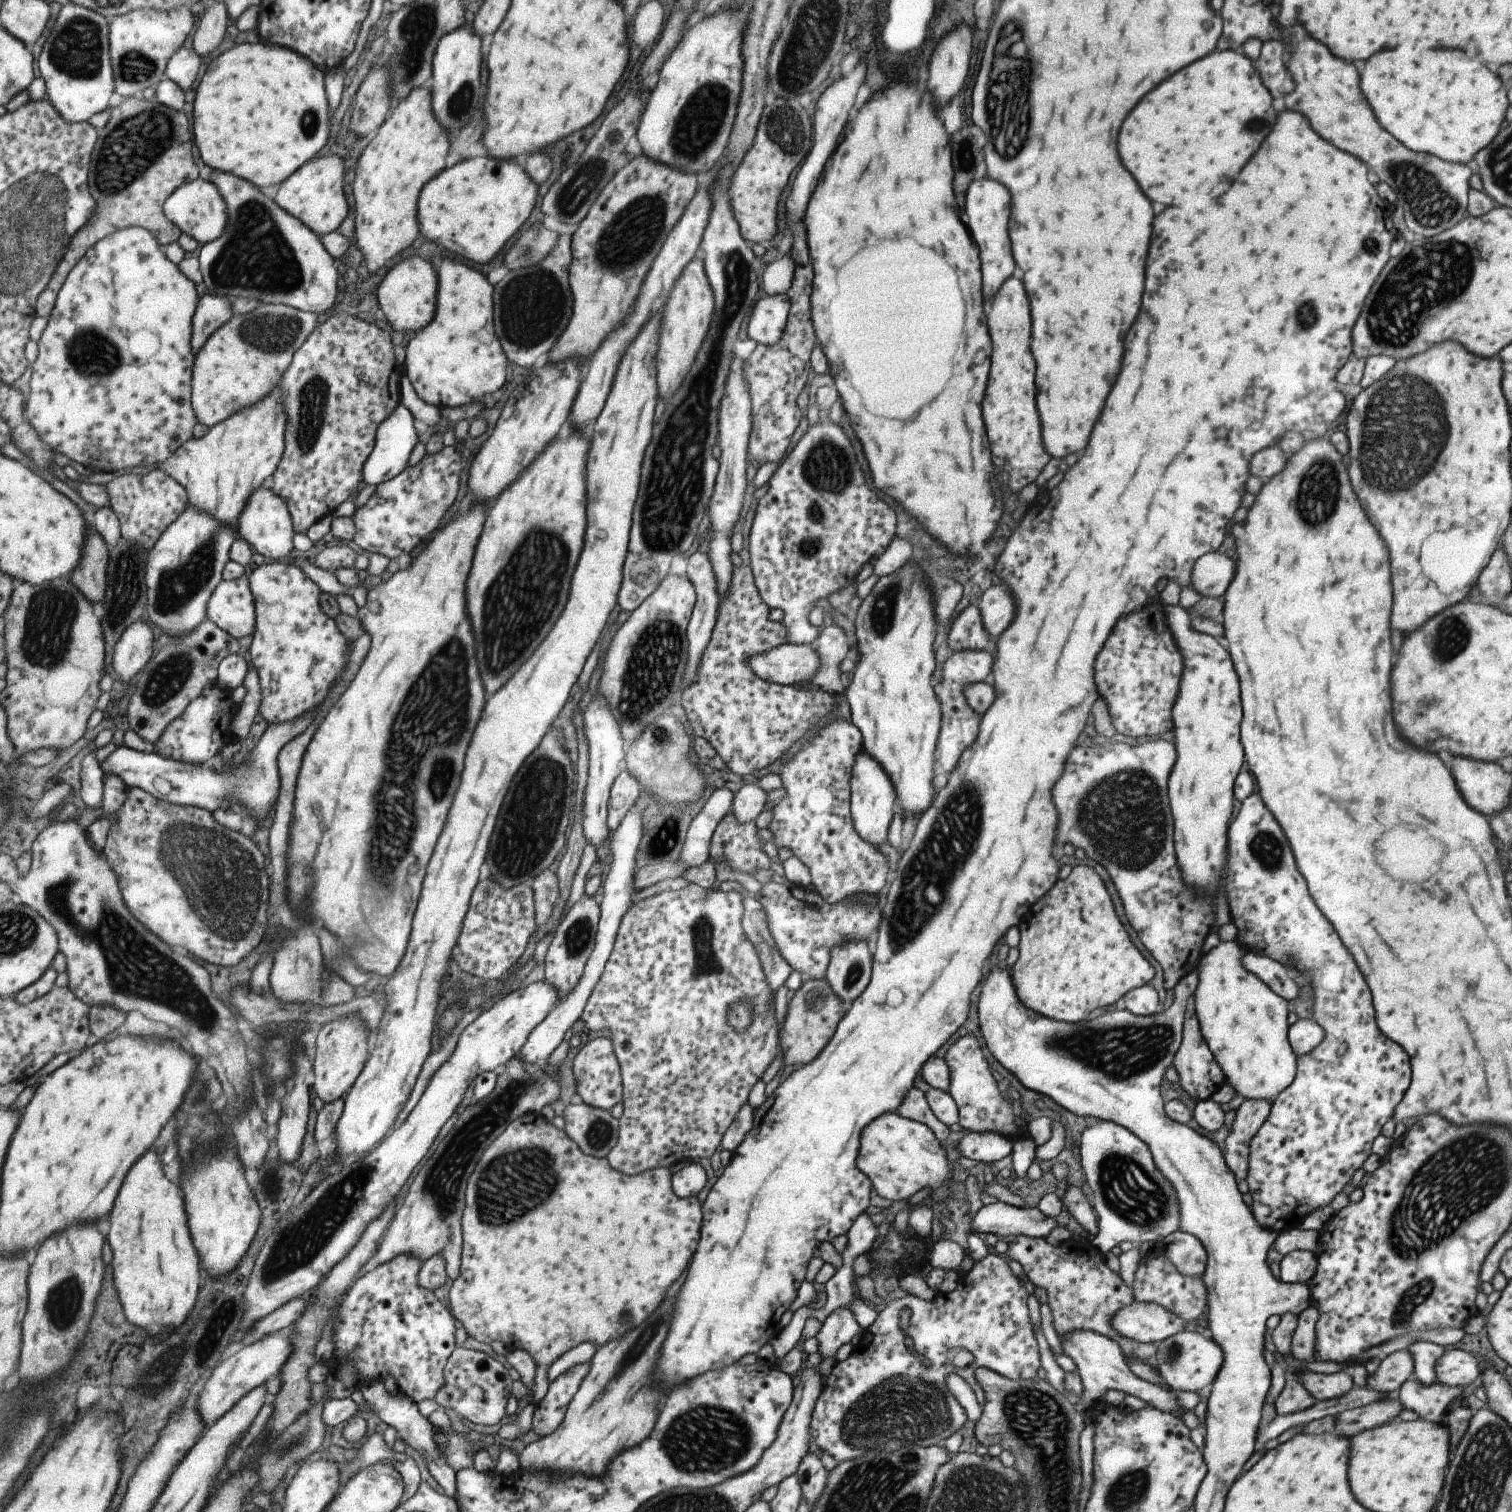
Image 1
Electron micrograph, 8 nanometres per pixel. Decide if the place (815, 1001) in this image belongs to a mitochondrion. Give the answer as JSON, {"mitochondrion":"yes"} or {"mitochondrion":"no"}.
{"mitochondrion":"yes"}

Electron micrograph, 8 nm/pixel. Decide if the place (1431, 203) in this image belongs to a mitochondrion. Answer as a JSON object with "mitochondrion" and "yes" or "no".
{"mitochondrion":"yes"}

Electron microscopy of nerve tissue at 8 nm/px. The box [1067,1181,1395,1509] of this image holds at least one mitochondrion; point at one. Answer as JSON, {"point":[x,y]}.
{"point":[1174,1354]}

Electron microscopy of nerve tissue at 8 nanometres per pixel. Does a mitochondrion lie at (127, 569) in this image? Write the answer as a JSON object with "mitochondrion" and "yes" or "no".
{"mitochondrion":"yes"}

